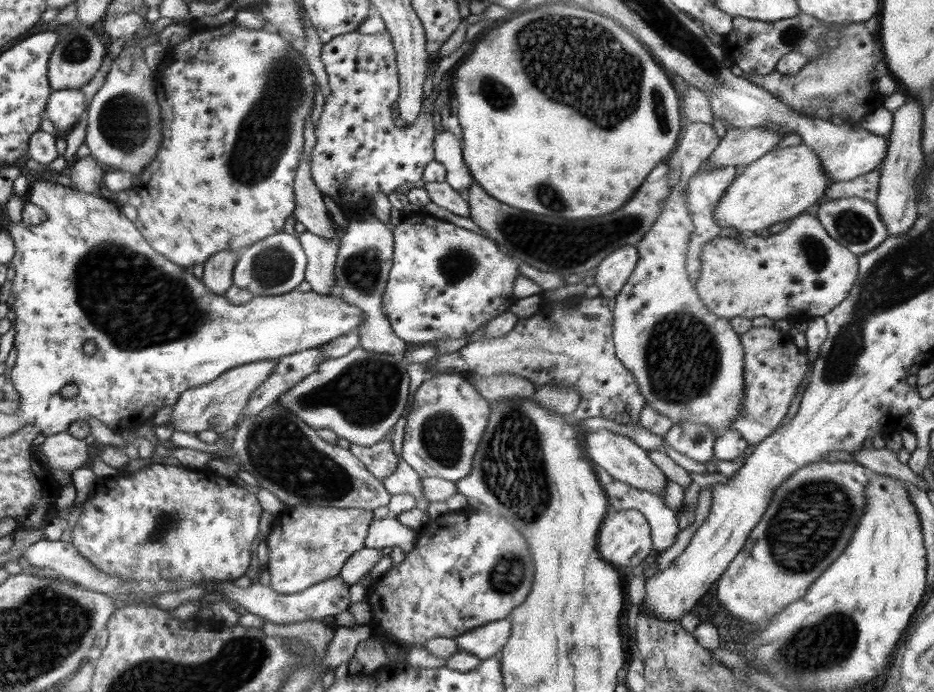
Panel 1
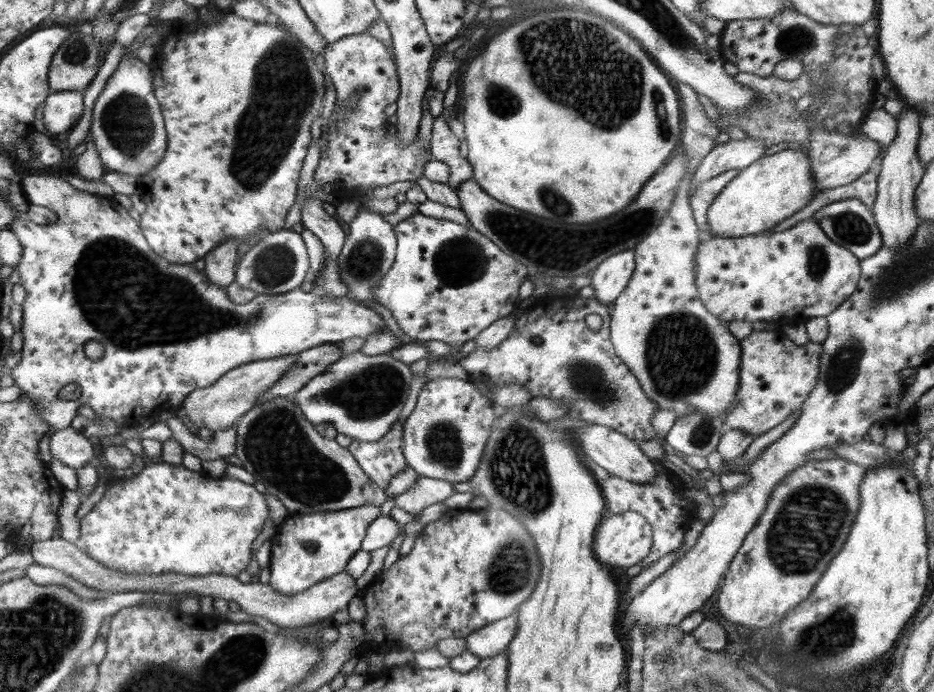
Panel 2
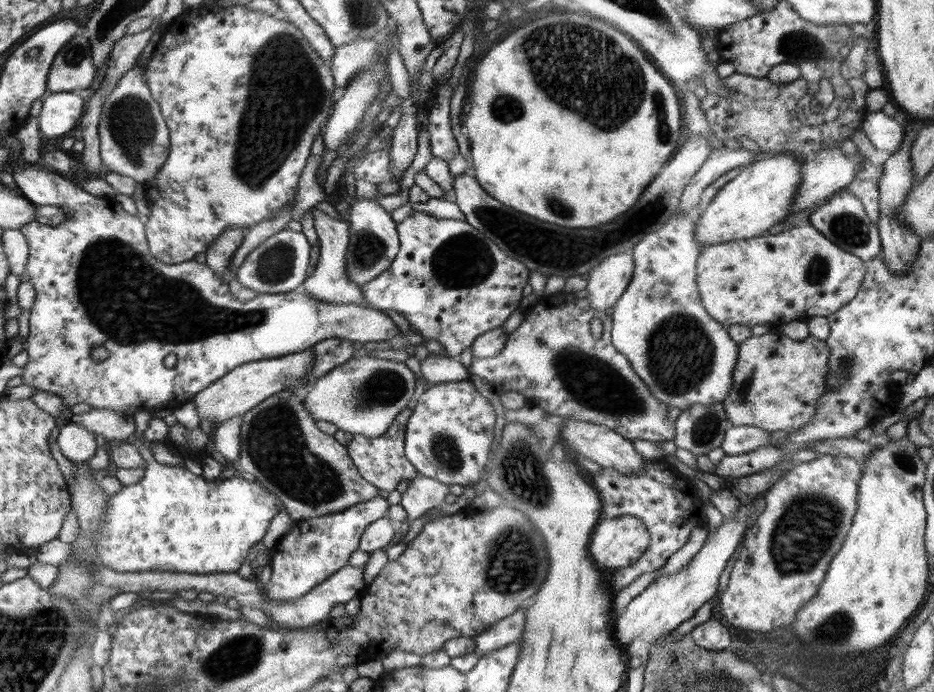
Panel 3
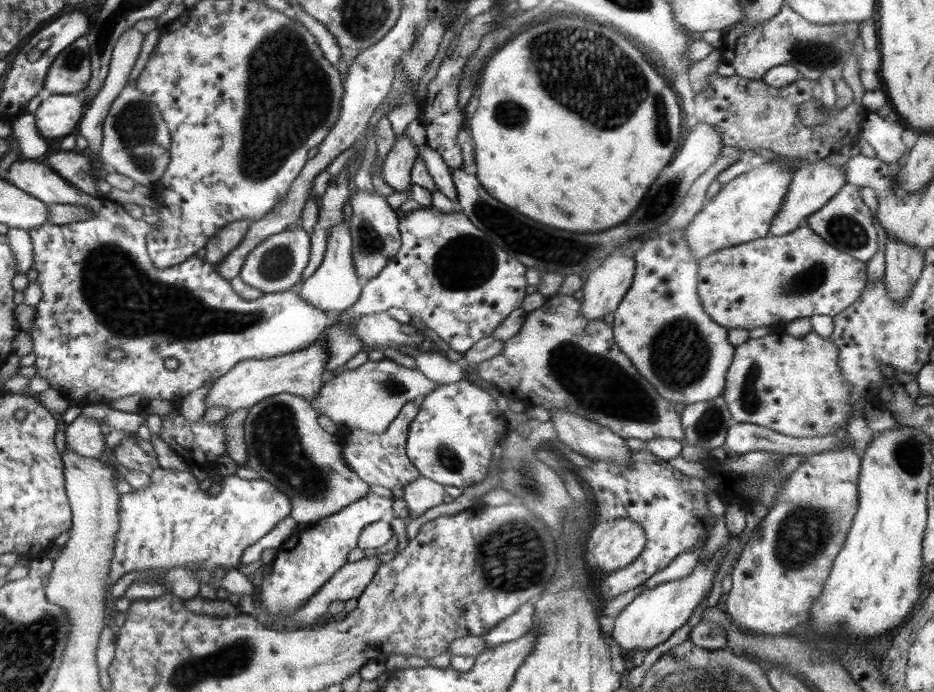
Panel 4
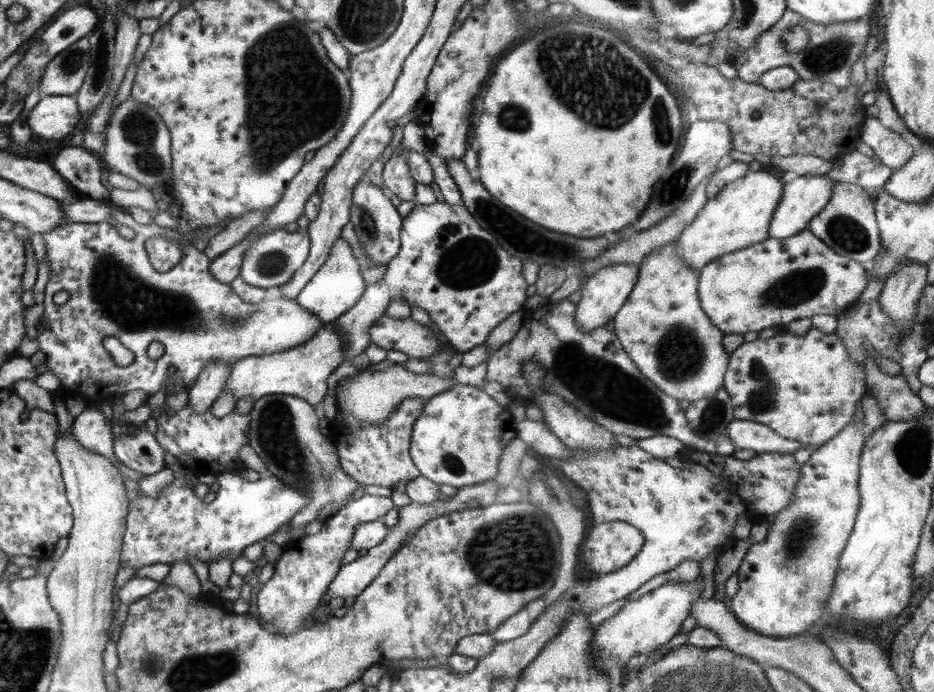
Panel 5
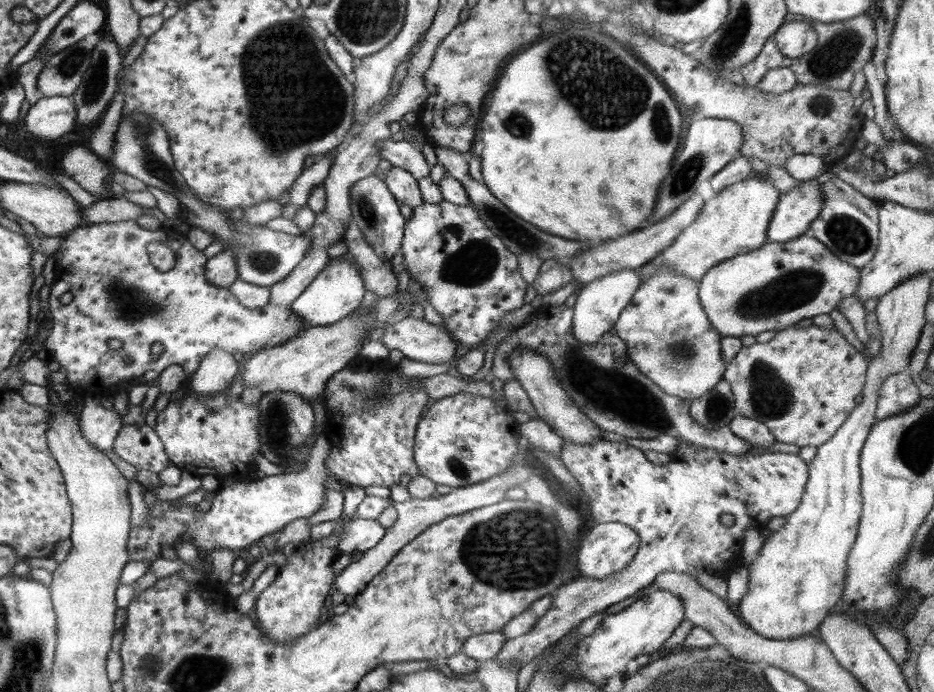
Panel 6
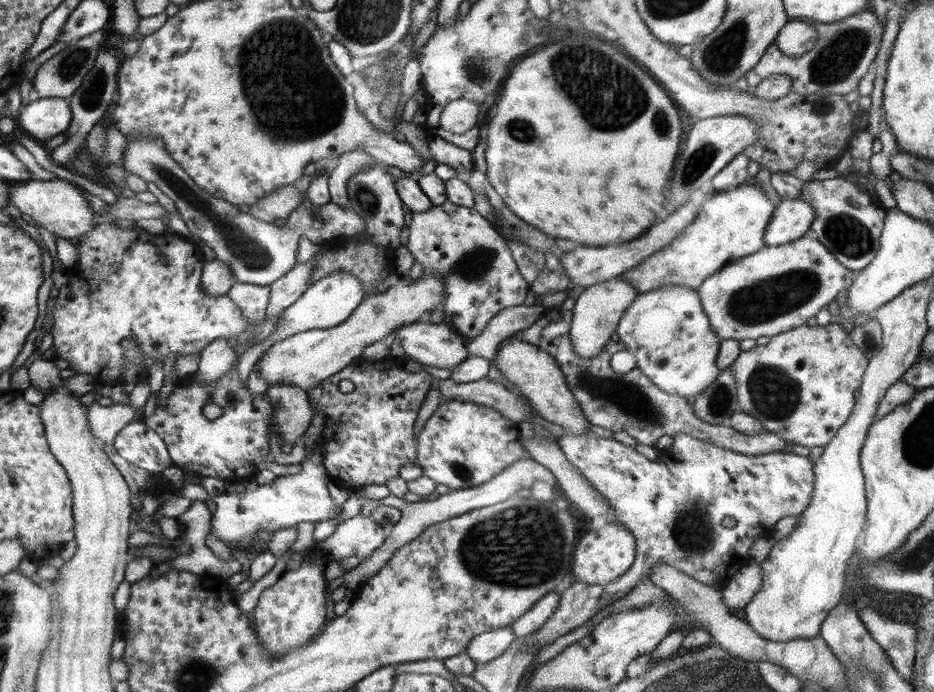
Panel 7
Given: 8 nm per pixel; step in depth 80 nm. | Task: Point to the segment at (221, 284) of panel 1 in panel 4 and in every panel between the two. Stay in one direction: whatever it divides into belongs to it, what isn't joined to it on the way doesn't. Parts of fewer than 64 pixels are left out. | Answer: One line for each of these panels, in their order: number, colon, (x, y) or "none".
2: (221, 263)
3: (218, 255)
4: (229, 236)

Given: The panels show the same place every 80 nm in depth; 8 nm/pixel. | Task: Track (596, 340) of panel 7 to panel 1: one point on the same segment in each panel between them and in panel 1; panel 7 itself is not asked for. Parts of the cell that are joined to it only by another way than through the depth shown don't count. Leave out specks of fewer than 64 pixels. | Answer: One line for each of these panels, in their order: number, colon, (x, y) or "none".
1: (611, 274)
2: (610, 277)
3: (606, 282)
4: (603, 289)
5: (604, 292)
6: (599, 303)

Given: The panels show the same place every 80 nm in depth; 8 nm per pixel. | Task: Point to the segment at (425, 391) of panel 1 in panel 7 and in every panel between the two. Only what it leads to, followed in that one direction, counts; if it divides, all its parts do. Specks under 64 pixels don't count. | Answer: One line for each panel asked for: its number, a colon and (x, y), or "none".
2: (444, 437)
3: (448, 436)
4: (450, 441)
5: (458, 439)
6: (462, 439)
7: (463, 444)

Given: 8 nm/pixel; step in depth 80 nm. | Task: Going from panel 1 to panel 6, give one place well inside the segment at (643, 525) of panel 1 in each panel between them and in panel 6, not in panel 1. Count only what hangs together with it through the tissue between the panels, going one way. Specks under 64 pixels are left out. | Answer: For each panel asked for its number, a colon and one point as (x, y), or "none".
2: (622, 540)
3: (617, 542)
4: (614, 544)
5: (611, 545)
6: (609, 547)

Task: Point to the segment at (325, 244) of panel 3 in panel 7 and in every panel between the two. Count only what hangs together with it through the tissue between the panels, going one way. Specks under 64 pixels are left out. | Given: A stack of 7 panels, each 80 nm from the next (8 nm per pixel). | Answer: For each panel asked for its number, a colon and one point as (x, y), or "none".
4: (335, 285)
5: (337, 286)
6: (337, 291)
7: (329, 301)

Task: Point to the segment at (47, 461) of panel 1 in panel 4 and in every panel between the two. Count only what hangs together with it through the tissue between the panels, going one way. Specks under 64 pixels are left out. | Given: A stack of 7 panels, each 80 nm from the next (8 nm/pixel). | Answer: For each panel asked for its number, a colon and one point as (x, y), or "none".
2: (71, 449)
3: (78, 446)
4: (83, 436)

